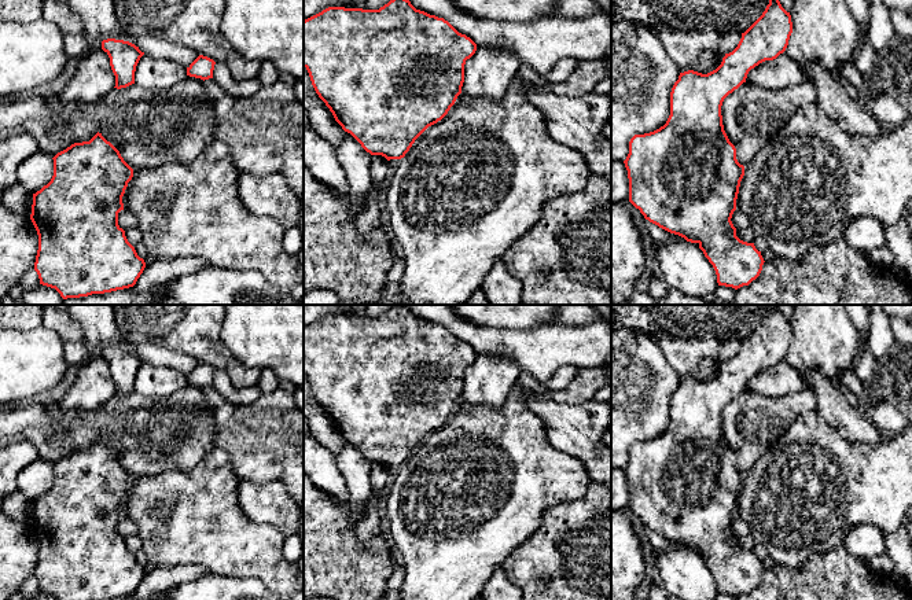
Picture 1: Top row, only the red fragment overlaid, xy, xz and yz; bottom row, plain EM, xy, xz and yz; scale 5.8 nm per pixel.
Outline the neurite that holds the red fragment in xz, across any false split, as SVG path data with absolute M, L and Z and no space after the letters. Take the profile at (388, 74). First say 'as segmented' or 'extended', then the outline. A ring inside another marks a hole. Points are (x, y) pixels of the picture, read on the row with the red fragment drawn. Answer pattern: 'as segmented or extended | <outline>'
as segmented | M390 0L379 10L328 7L304 21L304 67L319 97L342 129L371 155L401 159L415 140L441 121L464 82L464 65L477 44L448 21L416 10L409 0Z

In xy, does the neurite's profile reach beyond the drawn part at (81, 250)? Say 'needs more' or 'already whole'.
already whole

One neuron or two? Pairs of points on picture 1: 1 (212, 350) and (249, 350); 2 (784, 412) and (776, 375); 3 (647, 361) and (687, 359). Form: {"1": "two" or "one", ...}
{"1": "two", "2": "two", "3": "two"}

